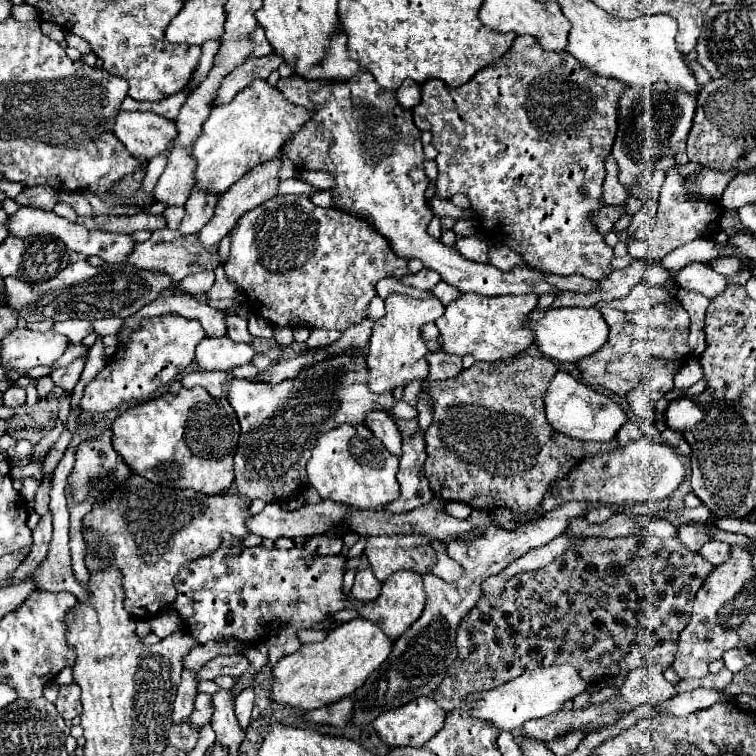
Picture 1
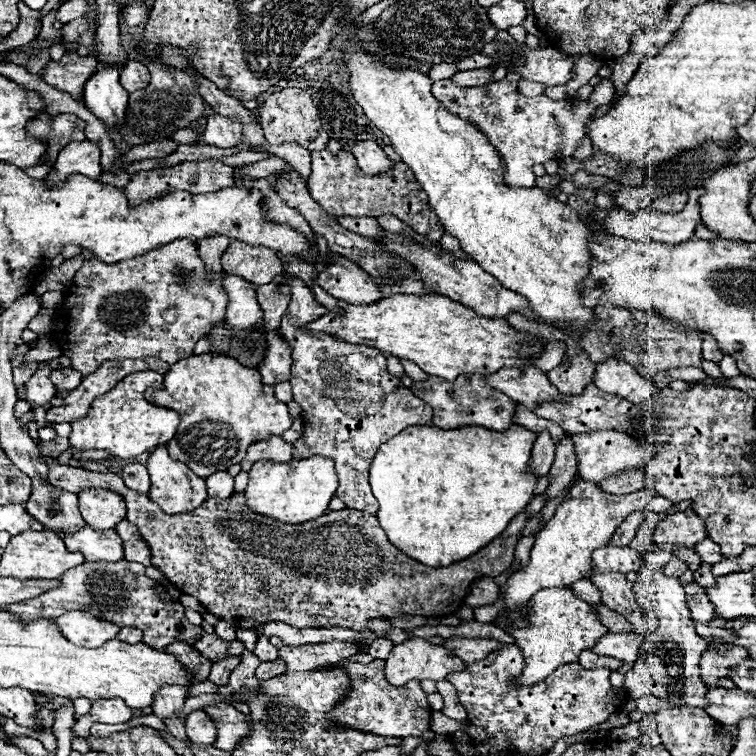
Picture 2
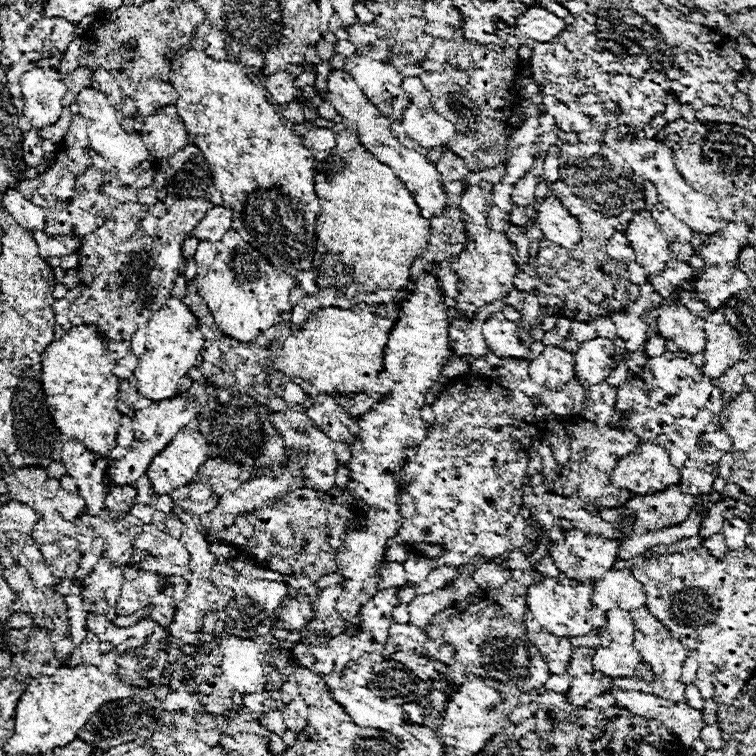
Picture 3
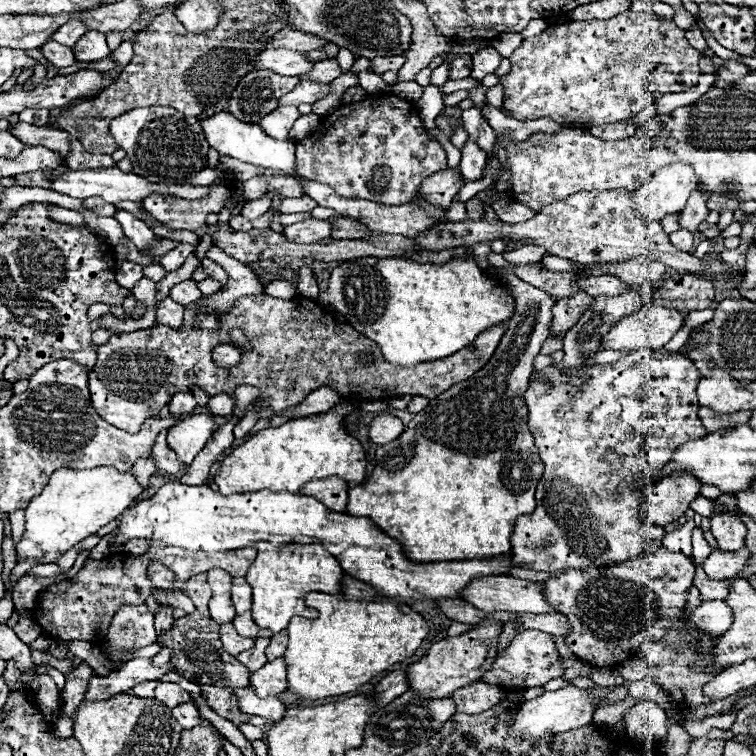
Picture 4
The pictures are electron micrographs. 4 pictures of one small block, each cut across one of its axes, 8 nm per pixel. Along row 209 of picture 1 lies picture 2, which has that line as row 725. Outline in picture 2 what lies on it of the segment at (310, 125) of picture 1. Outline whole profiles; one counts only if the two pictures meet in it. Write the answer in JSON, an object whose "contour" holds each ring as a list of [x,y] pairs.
{"contour":[[[378,658],[370,664],[340,660],[328,668],[344,670],[350,678],[350,690],[330,712],[324,714],[326,720],[340,724],[344,728],[354,728],[360,732],[370,732],[378,736],[394,736],[394,738],[420,736],[430,728],[432,710],[426,702],[426,694],[422,692],[418,680],[410,680],[408,684],[394,688],[384,678],[384,660],[378,660]]]}

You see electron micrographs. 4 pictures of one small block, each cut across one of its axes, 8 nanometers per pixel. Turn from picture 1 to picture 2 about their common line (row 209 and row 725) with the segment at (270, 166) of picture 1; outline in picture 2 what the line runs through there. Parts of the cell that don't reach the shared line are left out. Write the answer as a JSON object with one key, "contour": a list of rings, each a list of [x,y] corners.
{"contour":[[[224,702],[206,706],[204,712],[214,720],[218,728],[218,740],[214,746],[226,752],[236,750],[238,742],[252,730],[252,724],[254,724],[248,714],[242,714],[234,706],[224,704]]]}

